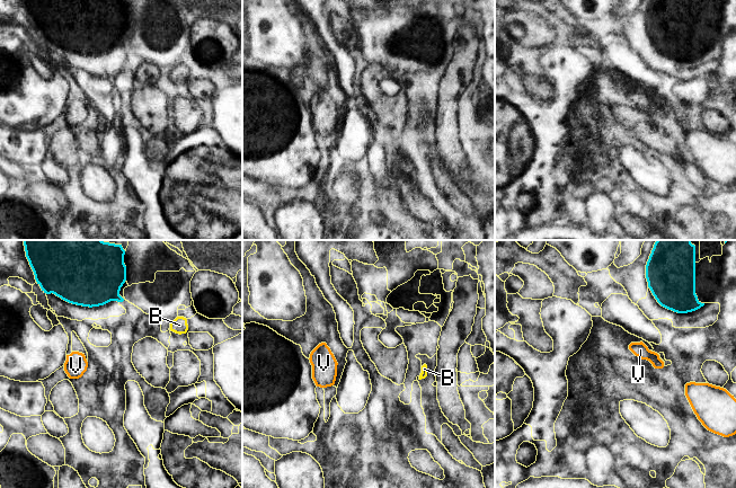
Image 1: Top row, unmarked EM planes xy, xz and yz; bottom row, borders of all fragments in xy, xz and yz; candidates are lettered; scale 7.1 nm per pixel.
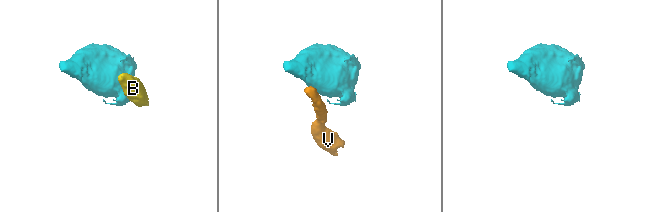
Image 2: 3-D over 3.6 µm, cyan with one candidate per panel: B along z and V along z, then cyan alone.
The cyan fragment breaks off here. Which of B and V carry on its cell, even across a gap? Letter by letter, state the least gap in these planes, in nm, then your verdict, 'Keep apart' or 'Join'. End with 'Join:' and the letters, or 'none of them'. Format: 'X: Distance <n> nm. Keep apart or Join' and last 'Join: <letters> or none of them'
B: Distance 380 nm. Keep apart
V: Distance 300 nm. Keep apart
Join: none of them

